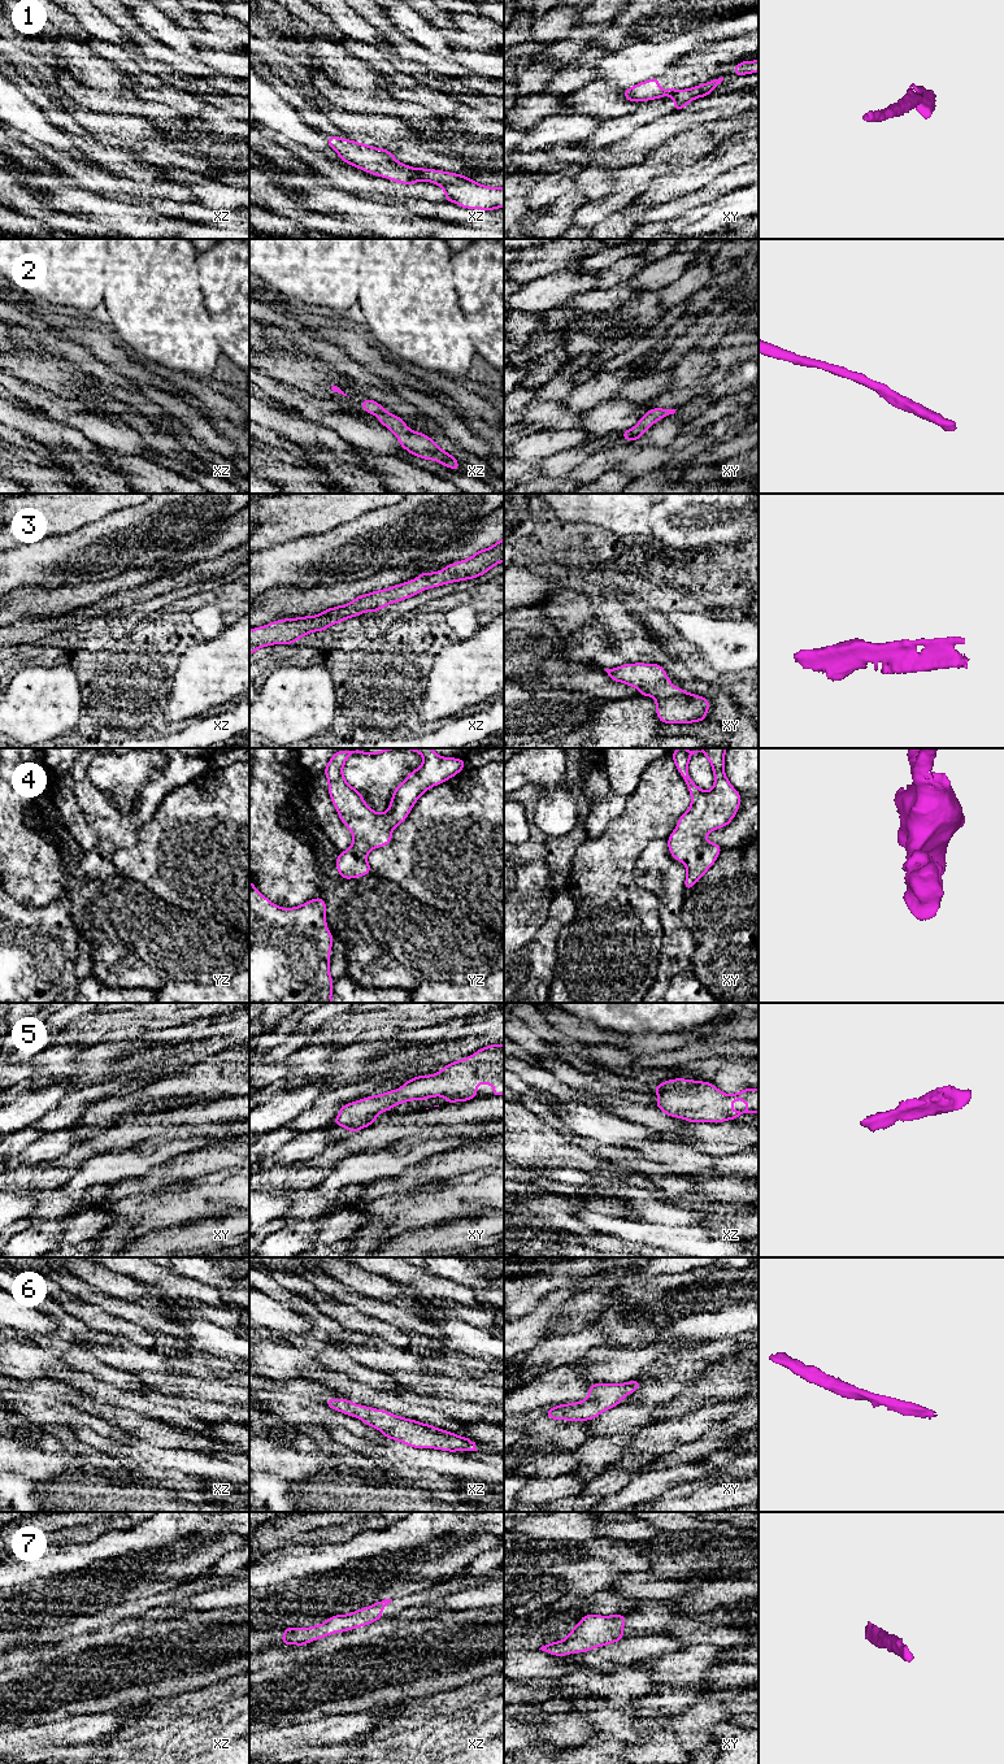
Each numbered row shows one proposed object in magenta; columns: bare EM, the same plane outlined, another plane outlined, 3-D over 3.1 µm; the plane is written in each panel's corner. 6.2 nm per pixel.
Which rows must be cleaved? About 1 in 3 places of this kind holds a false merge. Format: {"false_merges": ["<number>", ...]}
{"false_merges": ["1"]}

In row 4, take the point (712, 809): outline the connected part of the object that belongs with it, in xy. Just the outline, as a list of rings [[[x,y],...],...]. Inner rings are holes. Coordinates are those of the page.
[[[678,748],[671,752],[674,764],[691,795],[688,811],[679,817],[674,831],[668,838],[669,852],[687,868],[686,891],[707,873],[722,850],[720,844],[708,842],[707,834],[727,826],[740,807],[742,795],[733,787],[723,770],[725,753],[726,748],[701,751]],[[697,752],[707,756],[713,769],[714,785],[709,791],[699,788],[687,774],[688,761]]]

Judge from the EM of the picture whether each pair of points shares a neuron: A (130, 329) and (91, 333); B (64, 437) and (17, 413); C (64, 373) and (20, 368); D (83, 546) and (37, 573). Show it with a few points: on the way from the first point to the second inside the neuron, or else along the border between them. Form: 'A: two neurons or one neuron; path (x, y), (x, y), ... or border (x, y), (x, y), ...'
A: two neurons; border (108, 331), (134, 350)
B: one neuron; path (52, 433), (29, 424)
C: one neuron; path (53, 373), (38, 372), (30, 368)
D: one neuron; path (72, 557), (48, 564)

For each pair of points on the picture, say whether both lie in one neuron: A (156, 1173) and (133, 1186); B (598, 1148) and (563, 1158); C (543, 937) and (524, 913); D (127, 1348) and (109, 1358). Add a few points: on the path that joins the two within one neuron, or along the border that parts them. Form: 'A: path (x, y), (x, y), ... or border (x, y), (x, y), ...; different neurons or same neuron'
A: path (151, 1178), (138, 1185); same neuron
B: border (587, 1147), (598, 1156); different neurons
C: border (550, 902), (546, 921), (537, 934), (517, 950); different neurons
D: path (124, 1352), (113, 1355); same neuron

